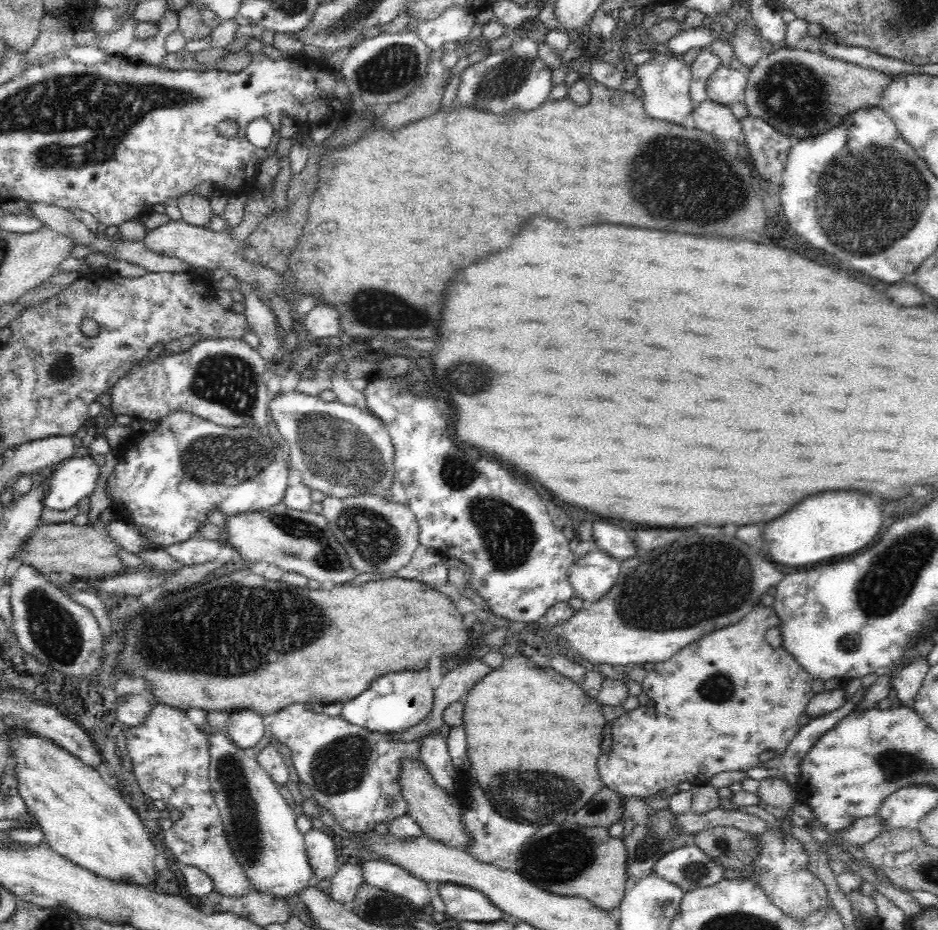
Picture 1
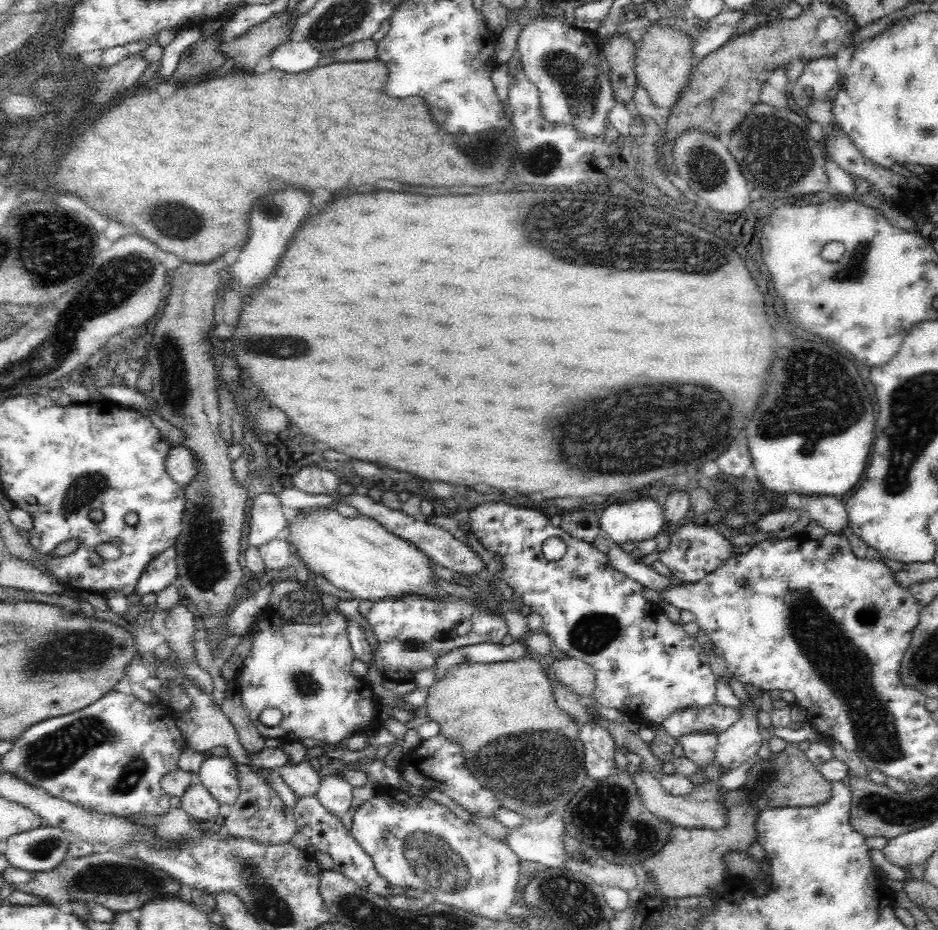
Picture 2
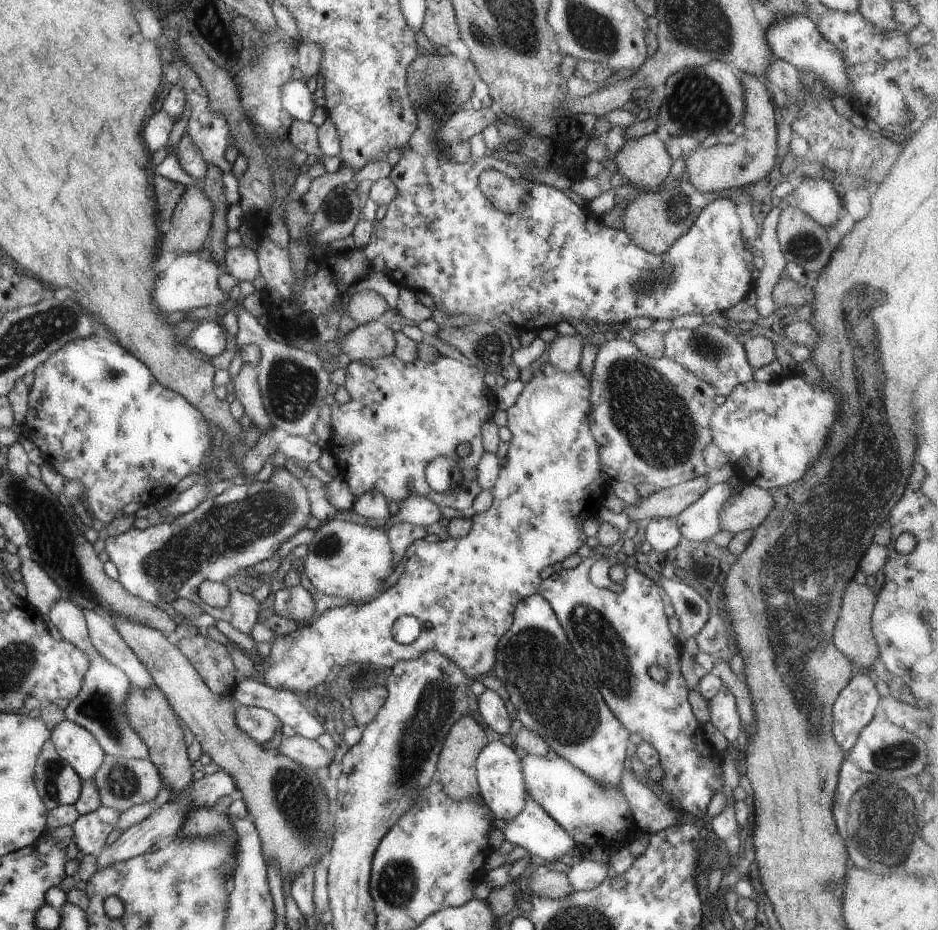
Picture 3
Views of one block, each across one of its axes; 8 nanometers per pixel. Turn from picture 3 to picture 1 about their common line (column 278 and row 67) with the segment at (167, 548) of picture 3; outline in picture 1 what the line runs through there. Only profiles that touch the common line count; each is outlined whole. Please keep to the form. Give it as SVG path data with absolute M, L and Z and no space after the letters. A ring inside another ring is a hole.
M531 37L517 38L509 49L490 53L484 60L464 67L454 103L495 116L508 116L514 112L526 114L544 104L553 87L550 74L550 69L538 59L538 43Z

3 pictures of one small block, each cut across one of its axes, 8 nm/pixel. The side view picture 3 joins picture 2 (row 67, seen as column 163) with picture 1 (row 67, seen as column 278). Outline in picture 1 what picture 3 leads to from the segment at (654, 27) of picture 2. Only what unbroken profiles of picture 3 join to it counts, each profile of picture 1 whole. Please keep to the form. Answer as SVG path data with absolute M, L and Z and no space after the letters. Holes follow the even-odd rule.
M800 48L768 52L747 75L742 100L748 114L764 120L781 134L797 139L813 139L838 128L856 110L882 109L882 91L893 81L892 75L874 68Z

